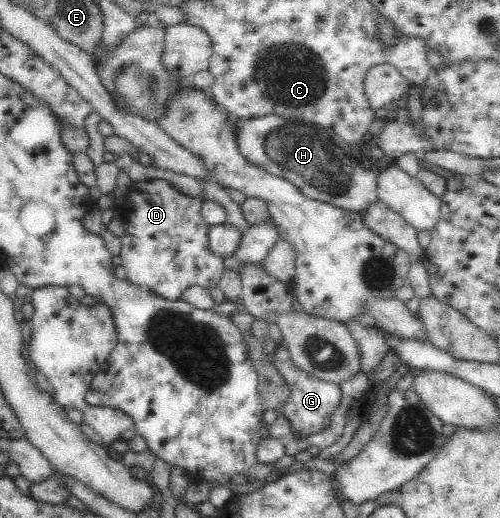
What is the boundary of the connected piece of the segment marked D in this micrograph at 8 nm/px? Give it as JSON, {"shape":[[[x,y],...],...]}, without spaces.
{"shape":[[[154,178],[133,182],[126,201],[131,209],[127,209],[127,223],[123,226],[125,233],[120,236],[122,241],[120,256],[122,266],[127,272],[127,280],[151,289],[152,292],[169,301],[179,299],[183,291],[193,285],[208,290],[219,285],[219,279],[224,271],[223,258],[211,251],[208,240],[210,225],[201,215],[203,199],[181,193],[165,179]]]}

